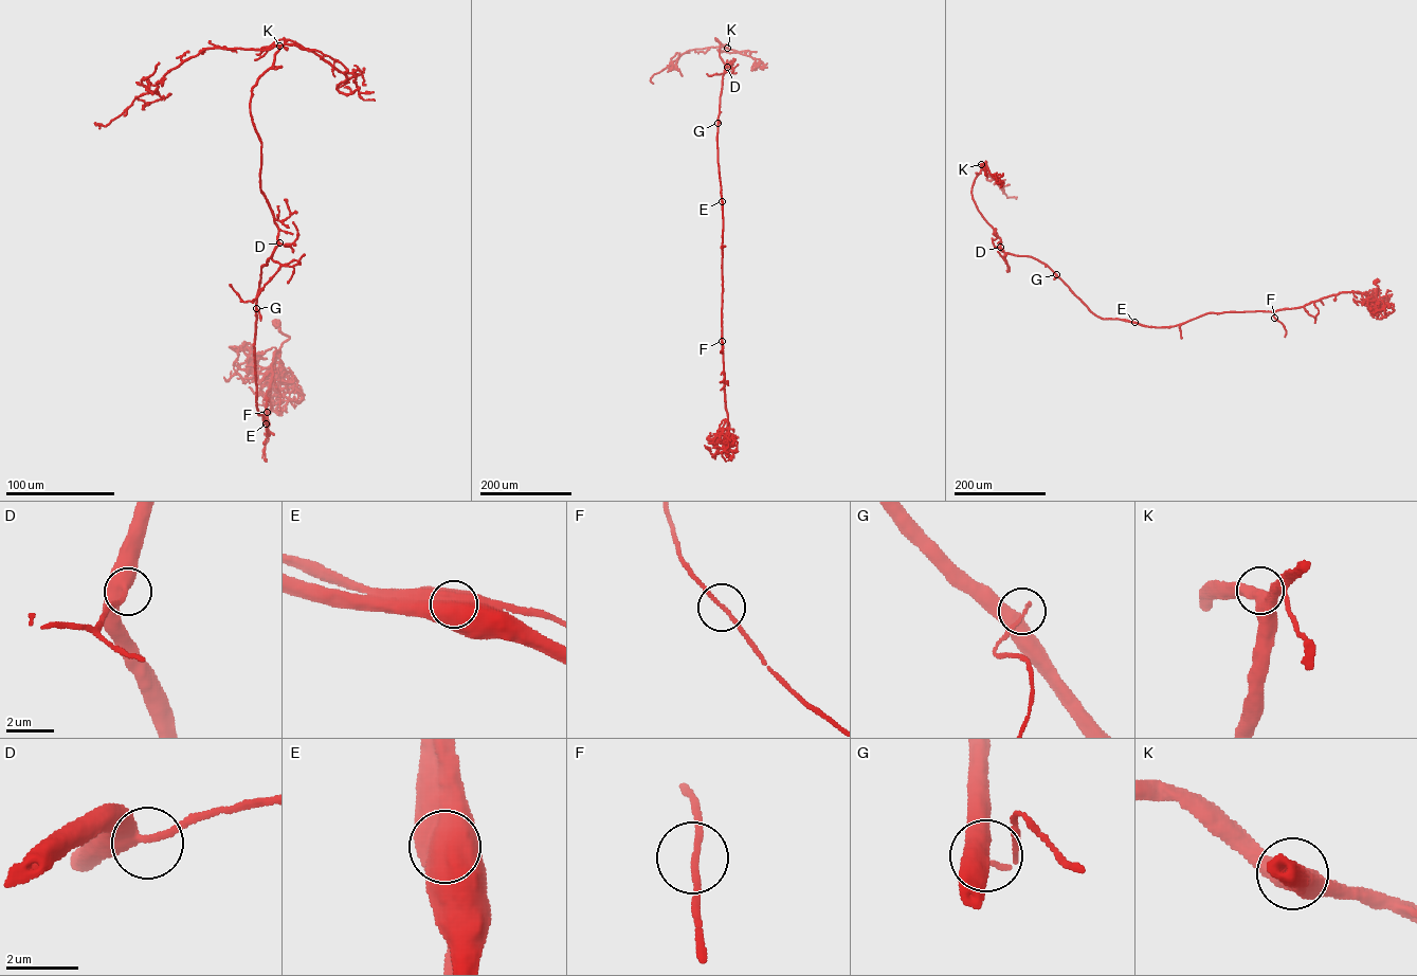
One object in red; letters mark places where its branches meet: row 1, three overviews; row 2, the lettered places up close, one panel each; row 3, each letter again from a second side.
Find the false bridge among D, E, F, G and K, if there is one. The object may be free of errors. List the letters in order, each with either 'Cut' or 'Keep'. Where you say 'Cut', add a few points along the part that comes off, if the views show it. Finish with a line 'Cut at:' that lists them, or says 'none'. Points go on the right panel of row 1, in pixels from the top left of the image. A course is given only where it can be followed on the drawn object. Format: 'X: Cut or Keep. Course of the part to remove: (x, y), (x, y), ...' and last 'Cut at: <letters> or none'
D: Keep
E: Cut. Course of the part to remove: (1134, 322), (1147, 326)
F: Keep
G: Keep
K: Keep
Cut at: E

